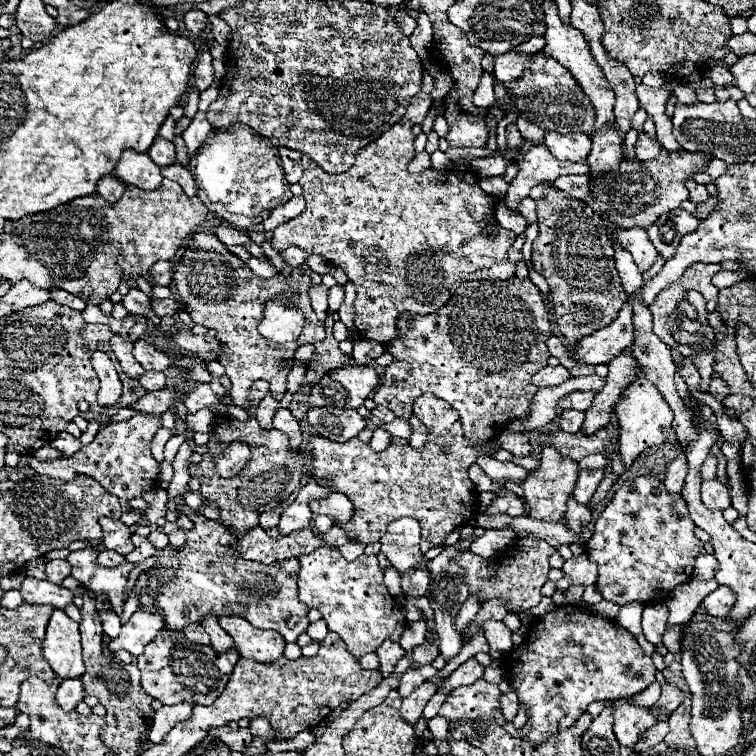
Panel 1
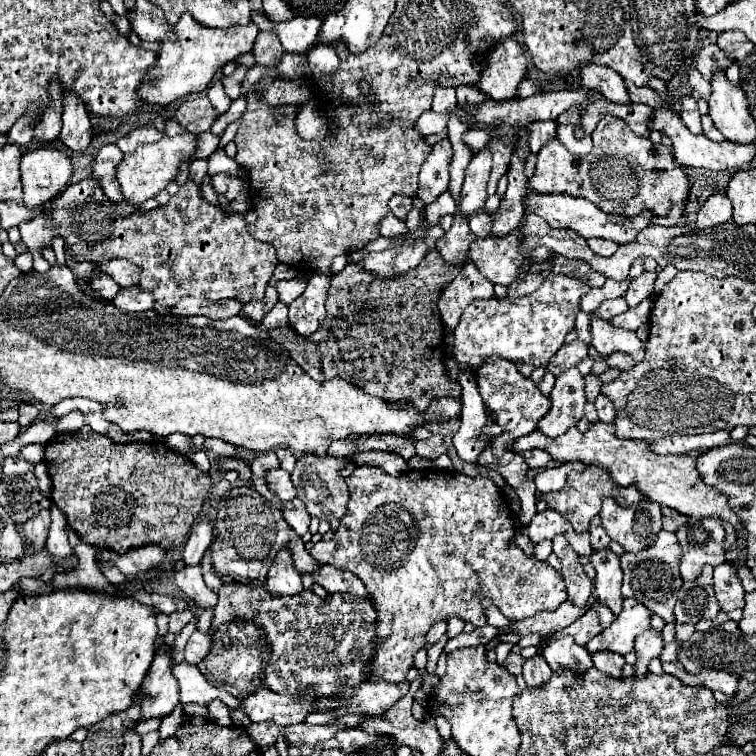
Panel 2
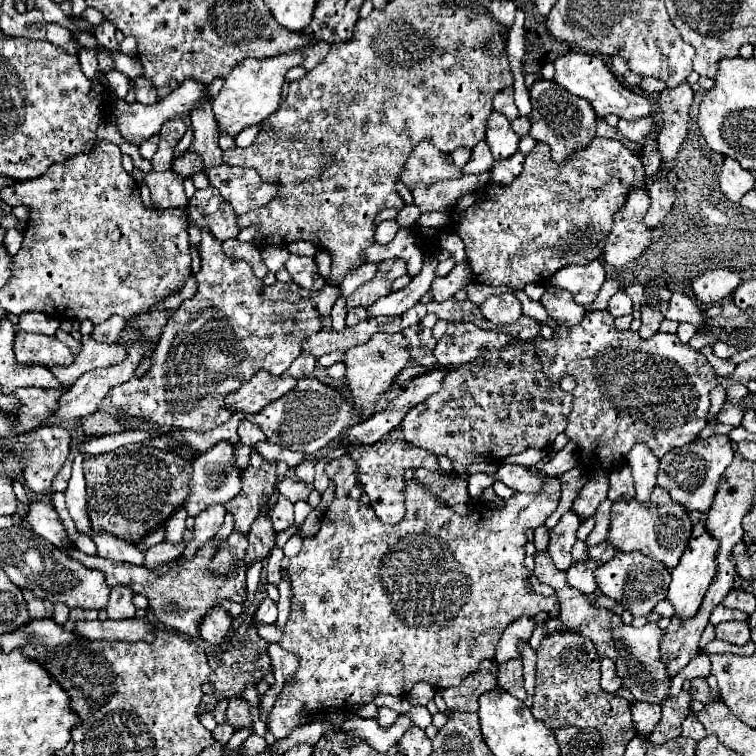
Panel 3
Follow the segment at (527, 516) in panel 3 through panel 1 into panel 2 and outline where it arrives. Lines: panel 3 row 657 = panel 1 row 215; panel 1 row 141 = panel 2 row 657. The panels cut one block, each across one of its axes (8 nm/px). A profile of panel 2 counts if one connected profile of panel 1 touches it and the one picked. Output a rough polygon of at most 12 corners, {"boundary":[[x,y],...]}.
{"boundary":[[380,466],[310,554],[378,610],[370,680],[438,620],[556,610],[486,476]]}

